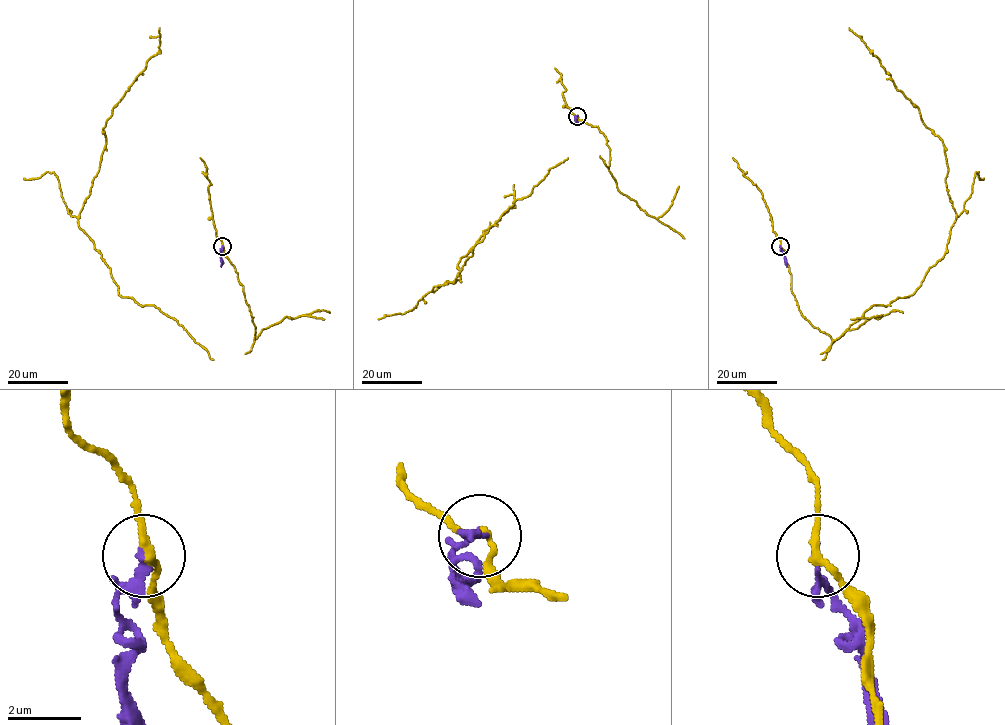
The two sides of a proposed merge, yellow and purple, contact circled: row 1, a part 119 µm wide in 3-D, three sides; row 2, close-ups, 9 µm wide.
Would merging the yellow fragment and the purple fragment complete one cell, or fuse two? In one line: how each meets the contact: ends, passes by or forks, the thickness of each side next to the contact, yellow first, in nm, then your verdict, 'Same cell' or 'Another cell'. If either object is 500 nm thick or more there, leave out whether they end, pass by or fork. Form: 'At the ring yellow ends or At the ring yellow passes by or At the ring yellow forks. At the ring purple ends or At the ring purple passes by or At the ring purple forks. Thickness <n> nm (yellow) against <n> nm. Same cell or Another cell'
At the ring yellow passes by. At the ring purple passes by. Thickness 180 nm (yellow) against 150 nm. Another cell

